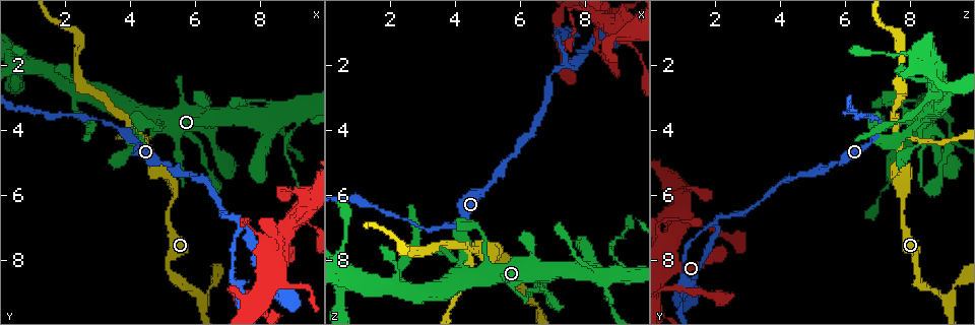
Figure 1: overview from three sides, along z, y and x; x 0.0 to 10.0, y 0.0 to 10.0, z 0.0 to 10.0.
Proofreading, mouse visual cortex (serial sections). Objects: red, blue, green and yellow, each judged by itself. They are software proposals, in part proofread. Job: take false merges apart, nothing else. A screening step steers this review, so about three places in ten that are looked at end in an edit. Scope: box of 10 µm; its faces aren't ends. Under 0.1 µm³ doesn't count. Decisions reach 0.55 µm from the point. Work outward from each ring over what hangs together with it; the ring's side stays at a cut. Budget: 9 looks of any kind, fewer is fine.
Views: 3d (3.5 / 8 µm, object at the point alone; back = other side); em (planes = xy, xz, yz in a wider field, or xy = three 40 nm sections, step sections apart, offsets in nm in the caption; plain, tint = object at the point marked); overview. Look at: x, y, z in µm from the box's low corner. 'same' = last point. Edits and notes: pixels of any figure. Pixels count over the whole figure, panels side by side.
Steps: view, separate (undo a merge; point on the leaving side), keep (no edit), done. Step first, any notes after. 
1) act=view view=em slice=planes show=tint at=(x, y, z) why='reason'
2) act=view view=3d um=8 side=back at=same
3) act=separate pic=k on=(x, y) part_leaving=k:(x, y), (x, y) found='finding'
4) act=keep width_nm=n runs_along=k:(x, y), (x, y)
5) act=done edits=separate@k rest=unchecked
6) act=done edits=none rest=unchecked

act=view view=3d um=3.5 at=(4.55, 4.40, 7.75) why='three-way junction'

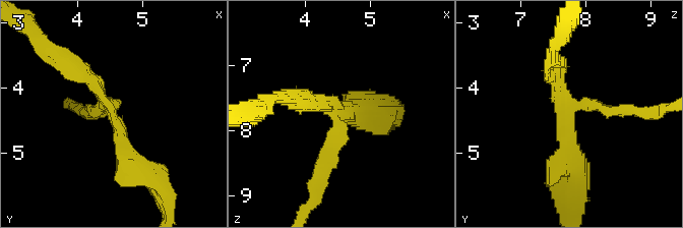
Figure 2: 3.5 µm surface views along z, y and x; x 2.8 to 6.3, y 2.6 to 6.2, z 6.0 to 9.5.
act=view view=em slice=planes show=tint at=(4.55, 4.45, 7.70) arms=3 arm_widths_nm=150,200,350

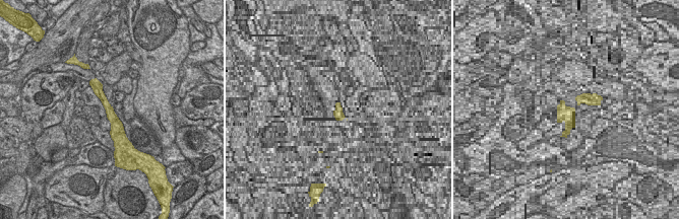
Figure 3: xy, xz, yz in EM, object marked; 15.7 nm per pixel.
act=separate pic=2 on=(323, 155) width_nm=190 part_leaving=2:(337, 123), (337, 138), (306, 210) found='two cells meet here'

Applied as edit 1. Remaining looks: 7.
act=view view=overview why='see it whole again'

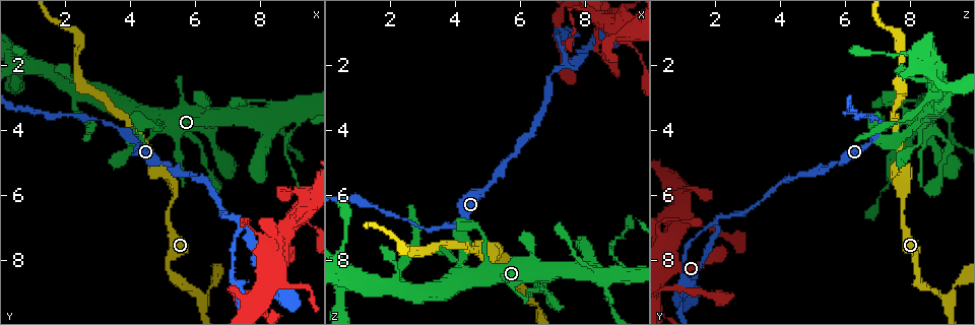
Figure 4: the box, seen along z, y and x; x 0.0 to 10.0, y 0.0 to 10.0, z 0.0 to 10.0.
act=view view=3d um=3.5 at=(2.25, 2.95, 8.65) why='three arms meet'

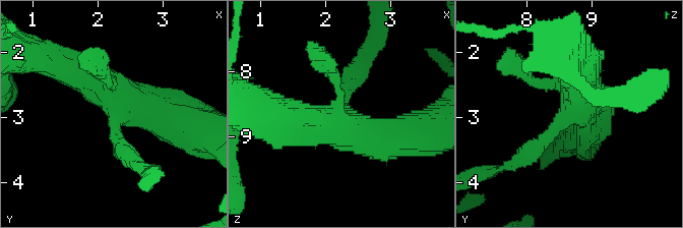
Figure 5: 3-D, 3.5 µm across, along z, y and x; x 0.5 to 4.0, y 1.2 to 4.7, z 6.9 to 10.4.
act=view view=em slice=xy step=5 show=tint at=(2.25, 2.95, 8.70) why='need the tissue'

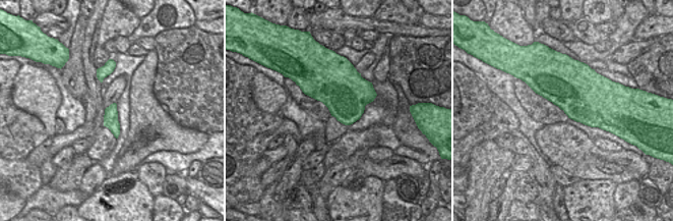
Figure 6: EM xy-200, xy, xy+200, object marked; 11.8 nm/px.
act=keep runs_along=5:(181, 123), (62, 67) found='continuous, no second cell'

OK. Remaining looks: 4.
act=view view=3d um=3.5 side=back at=(9.30, 6.75, 1.30) why='sudden change in width'

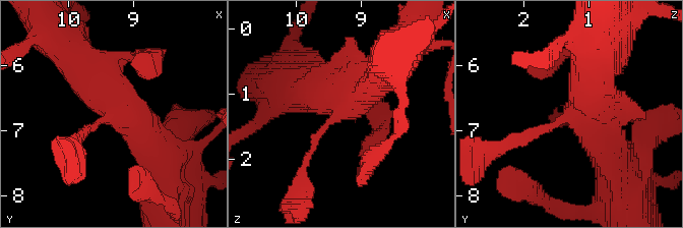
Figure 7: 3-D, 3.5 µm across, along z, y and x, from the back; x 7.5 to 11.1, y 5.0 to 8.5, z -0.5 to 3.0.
act=view view=em slice=xy step=5 show=tint at=(9.30, 6.80, 1.25)

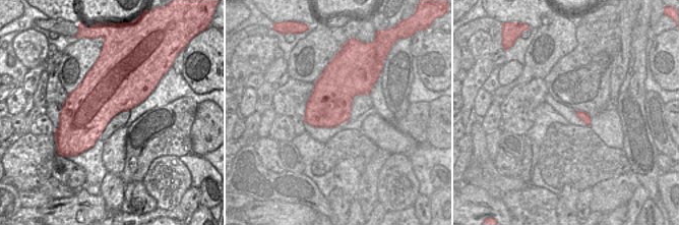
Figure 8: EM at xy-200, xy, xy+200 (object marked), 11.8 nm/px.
act=view view=em slice=xy step=3 show=tint at=same

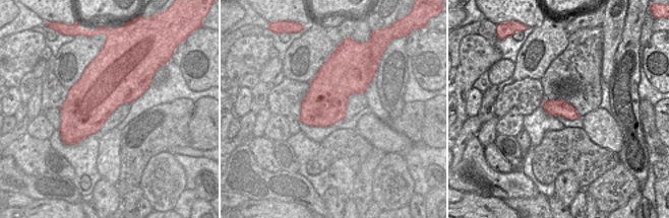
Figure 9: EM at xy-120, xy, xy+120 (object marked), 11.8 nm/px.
act=keep found='all the same cell'

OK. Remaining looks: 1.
act=done edits=separate@2 rest=unchecked

